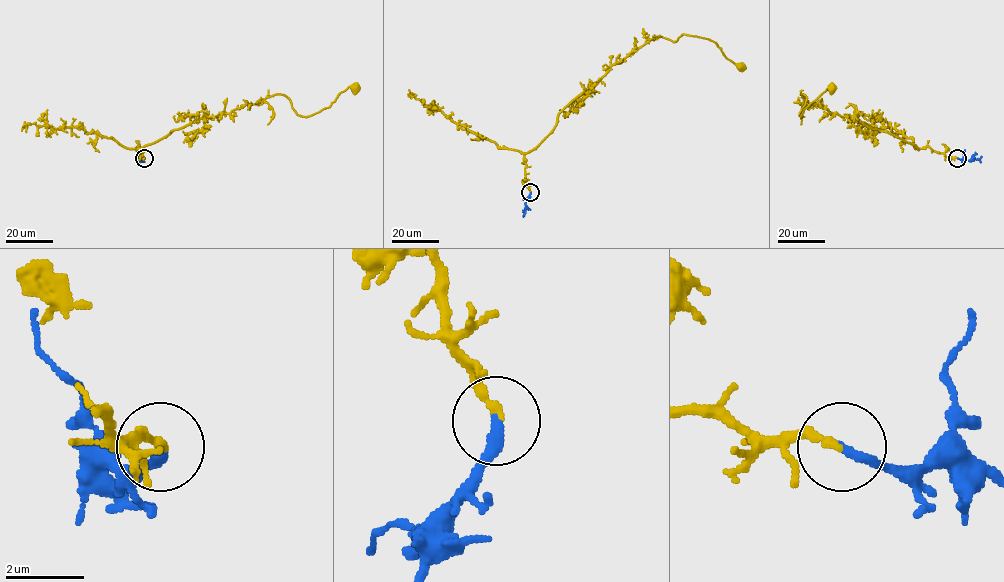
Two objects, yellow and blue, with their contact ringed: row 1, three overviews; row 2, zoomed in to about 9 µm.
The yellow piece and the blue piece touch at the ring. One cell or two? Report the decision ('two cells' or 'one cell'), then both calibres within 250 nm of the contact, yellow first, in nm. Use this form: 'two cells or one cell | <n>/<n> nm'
one cell | 180/280 nm

